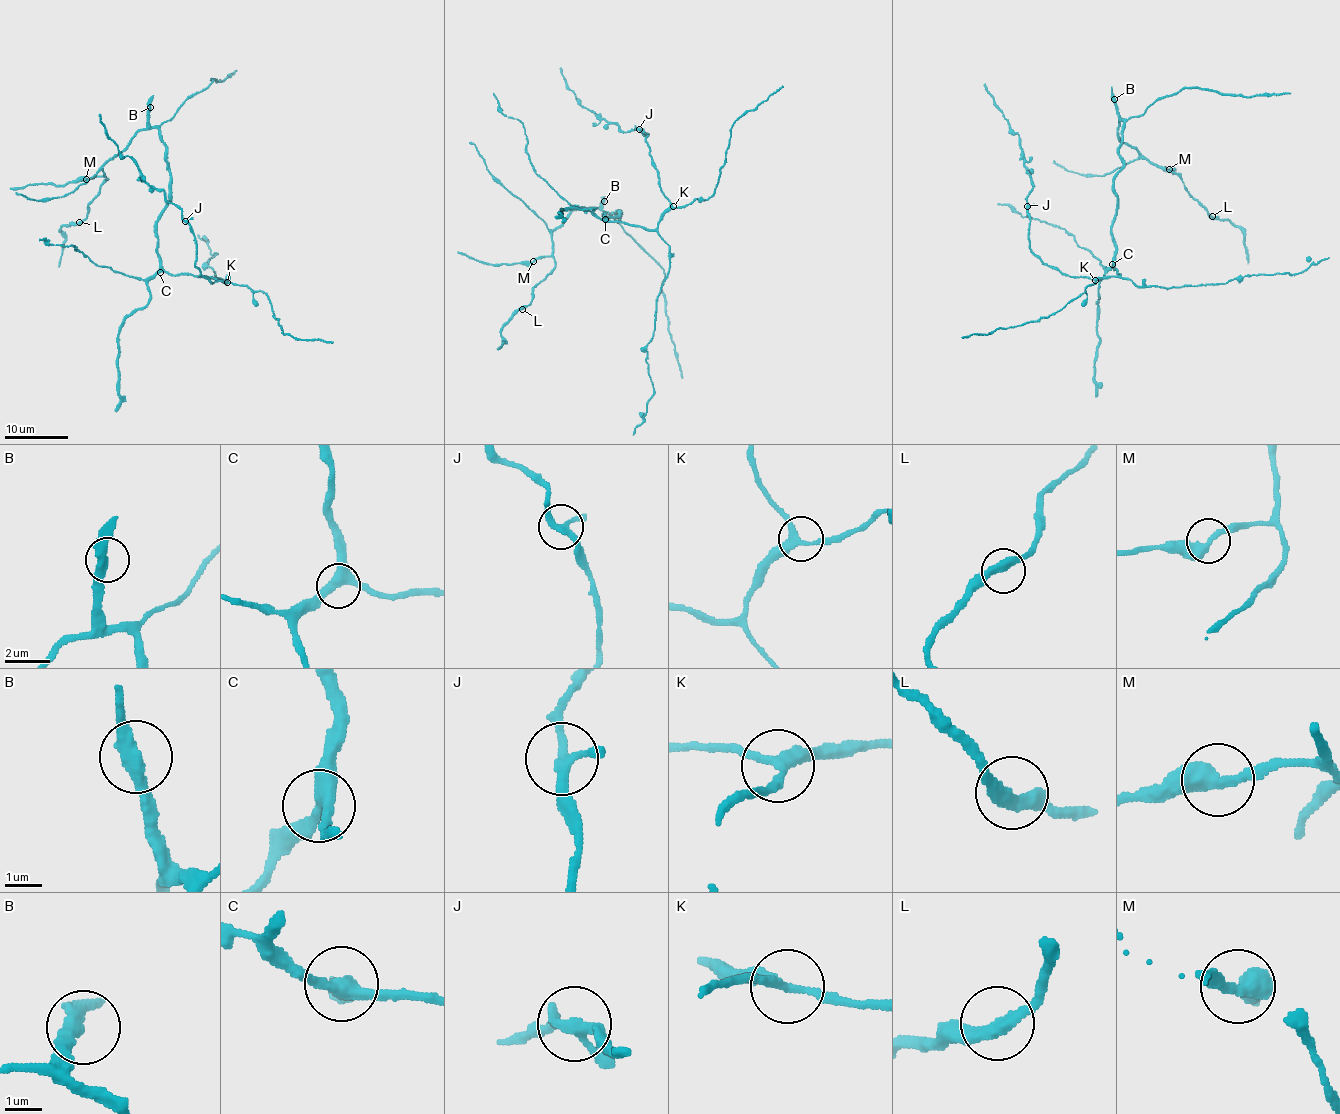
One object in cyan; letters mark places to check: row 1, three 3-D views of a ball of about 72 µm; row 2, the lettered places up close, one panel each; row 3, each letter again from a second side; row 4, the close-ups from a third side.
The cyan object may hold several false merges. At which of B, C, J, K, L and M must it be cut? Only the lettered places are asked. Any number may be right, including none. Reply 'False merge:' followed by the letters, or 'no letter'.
False merge: no letter

